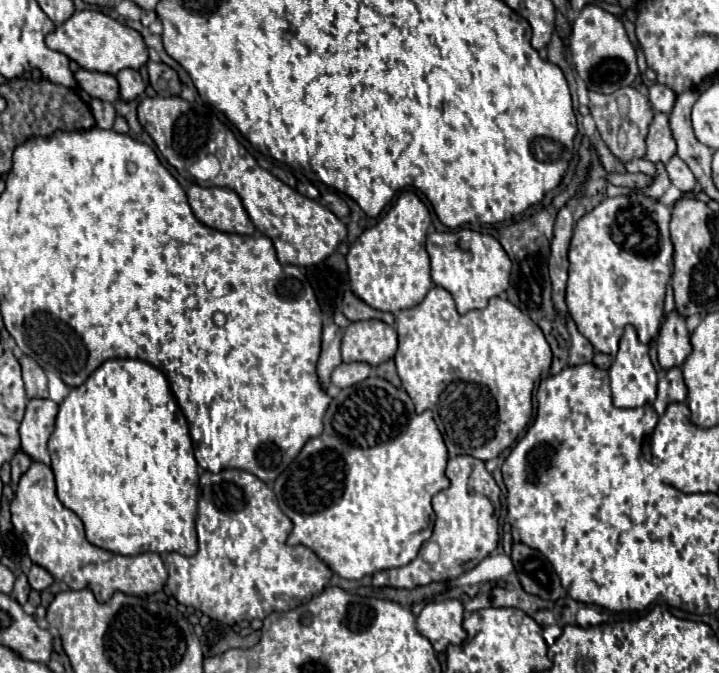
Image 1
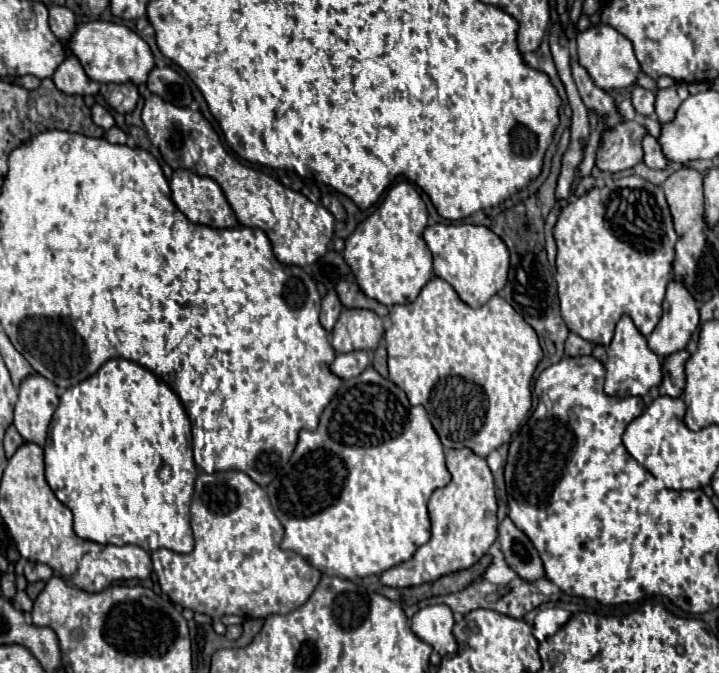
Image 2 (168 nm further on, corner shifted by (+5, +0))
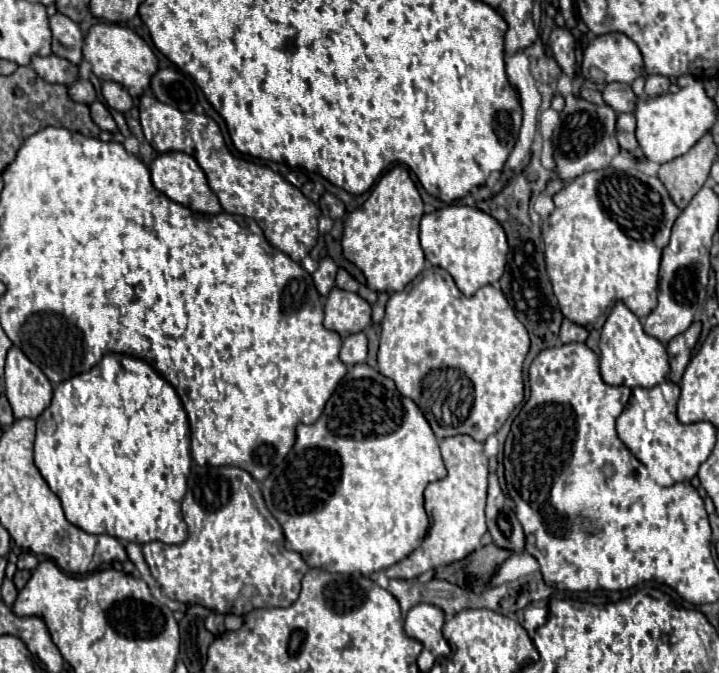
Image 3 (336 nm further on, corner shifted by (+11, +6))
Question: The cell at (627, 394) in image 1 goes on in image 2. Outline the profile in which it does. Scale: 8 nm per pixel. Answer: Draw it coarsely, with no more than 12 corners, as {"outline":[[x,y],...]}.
{"outline":[[623,315],[607,349],[605,393],[647,395],[661,359]]}

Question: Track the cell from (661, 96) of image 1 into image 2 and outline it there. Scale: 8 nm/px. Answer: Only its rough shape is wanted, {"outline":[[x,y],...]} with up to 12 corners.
{"outline":[[635,85],[629,93],[637,115],[655,113],[655,93]]}

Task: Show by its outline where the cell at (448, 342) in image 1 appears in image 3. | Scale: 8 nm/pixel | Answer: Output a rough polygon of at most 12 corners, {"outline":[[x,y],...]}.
{"outline":[[429,267],[389,297],[379,373],[437,439],[495,435],[529,333]]}

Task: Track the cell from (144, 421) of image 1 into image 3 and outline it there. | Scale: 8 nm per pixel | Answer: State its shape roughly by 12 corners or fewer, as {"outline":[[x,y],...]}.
{"outline":[[147,361],[57,385],[35,465],[67,521],[183,543],[187,413]]}

